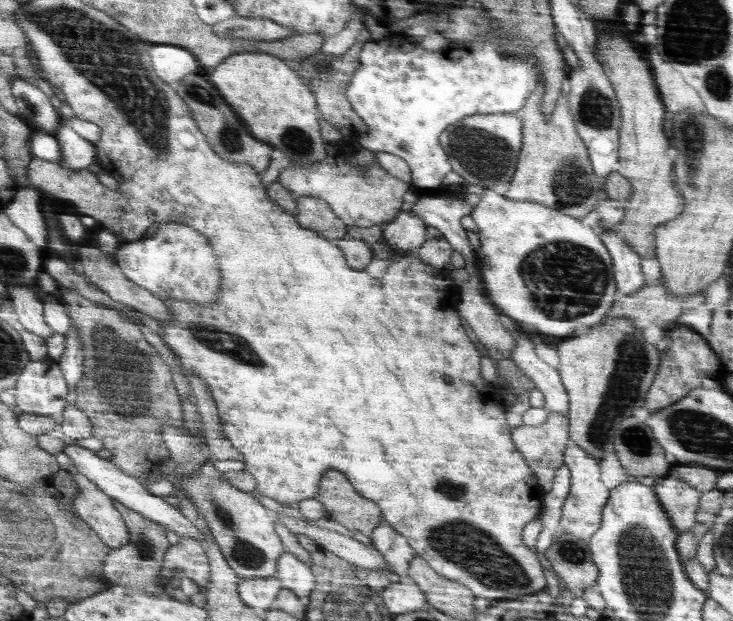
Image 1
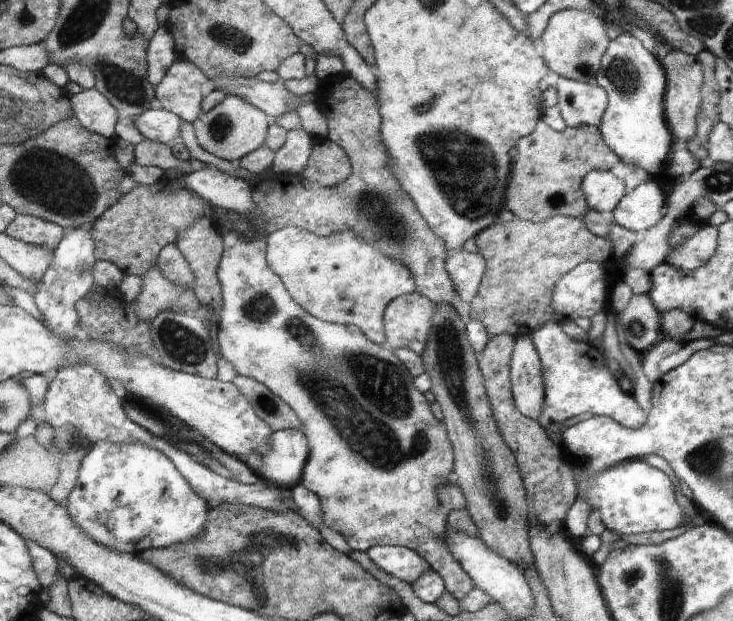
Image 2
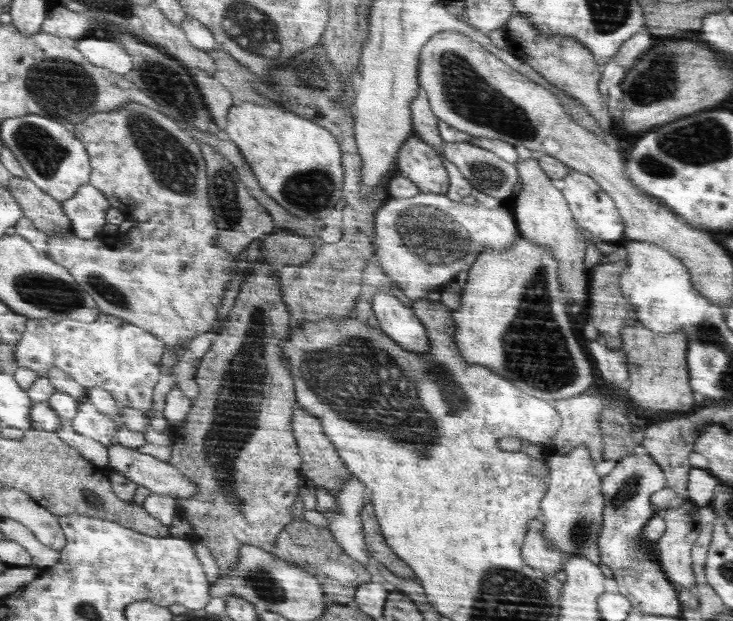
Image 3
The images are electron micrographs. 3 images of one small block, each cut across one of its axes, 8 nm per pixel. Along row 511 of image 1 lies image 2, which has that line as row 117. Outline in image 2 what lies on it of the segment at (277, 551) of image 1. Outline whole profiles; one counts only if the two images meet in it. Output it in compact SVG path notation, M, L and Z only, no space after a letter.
M225 94L225 100L222 100L222 103L213 107L212 111L202 111L198 120L192 124L198 144L206 152L237 164L239 159L250 155L250 152L256 151L265 144L268 138L269 119L265 112L248 104L244 98L238 98L234 94Z

